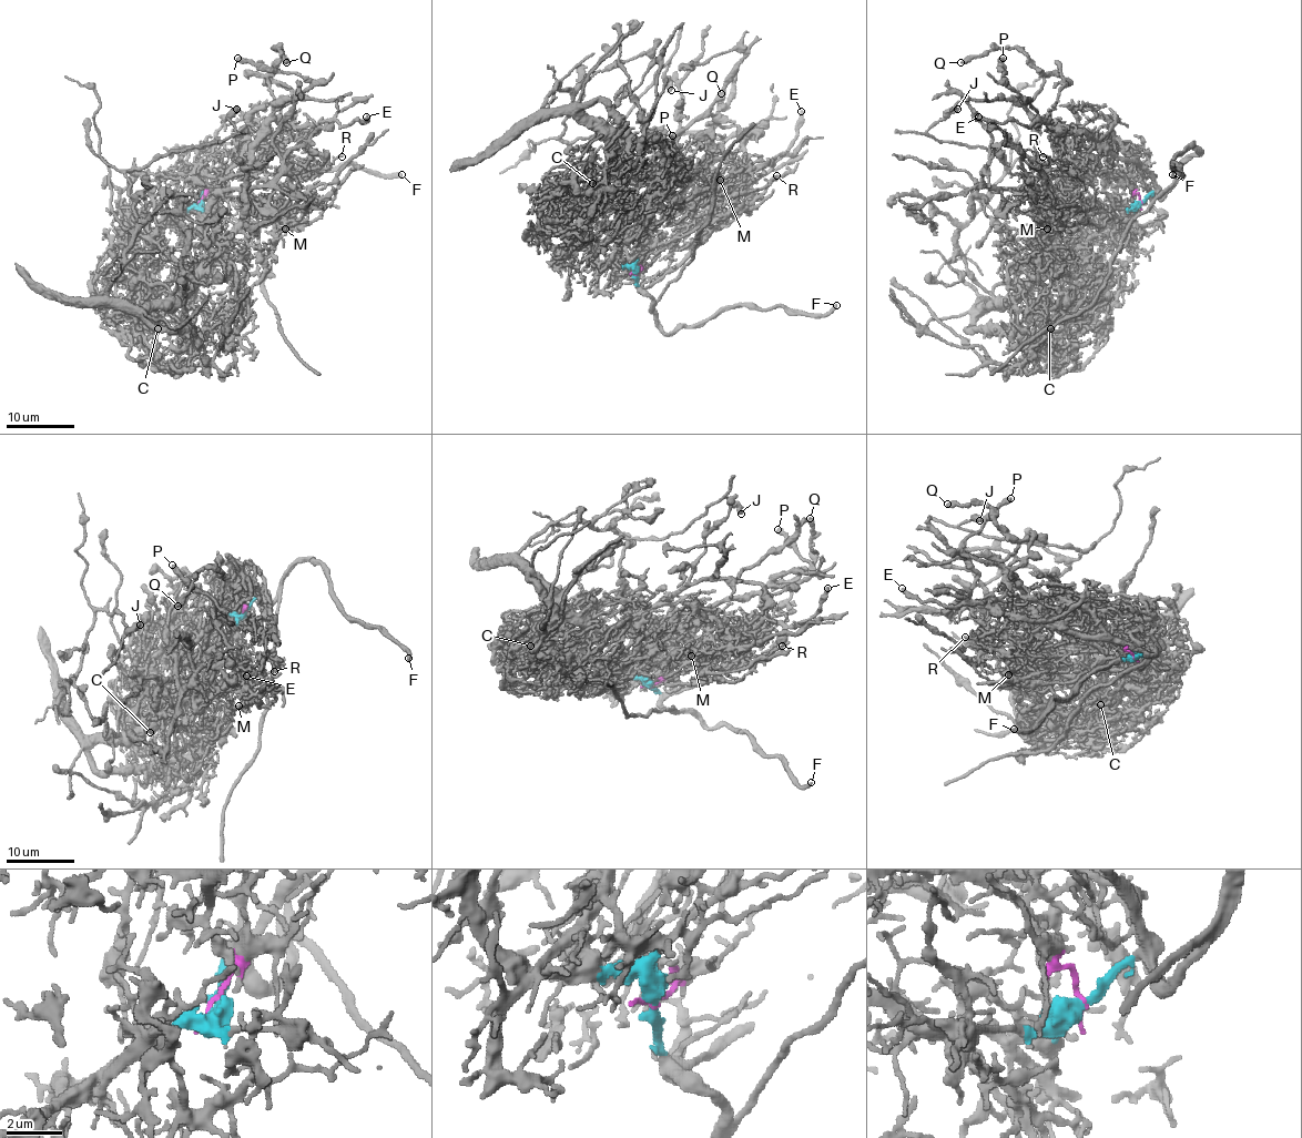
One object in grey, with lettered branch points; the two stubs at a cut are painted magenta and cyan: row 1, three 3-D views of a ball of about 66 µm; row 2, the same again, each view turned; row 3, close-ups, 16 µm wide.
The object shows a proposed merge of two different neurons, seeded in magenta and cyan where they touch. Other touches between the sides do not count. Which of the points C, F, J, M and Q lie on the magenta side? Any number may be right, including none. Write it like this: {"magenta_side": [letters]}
{"magenta_side": ["C", "J", "M", "Q"]}

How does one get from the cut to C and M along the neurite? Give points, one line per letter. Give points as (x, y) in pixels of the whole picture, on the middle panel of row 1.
C: (634, 274), (652, 178), (616, 163), (588, 189), (591, 182)
M: (634, 274), (639, 268), (632, 262), (639, 231), (652, 214), (678, 206), (687, 185), (684, 175), (720, 181)

